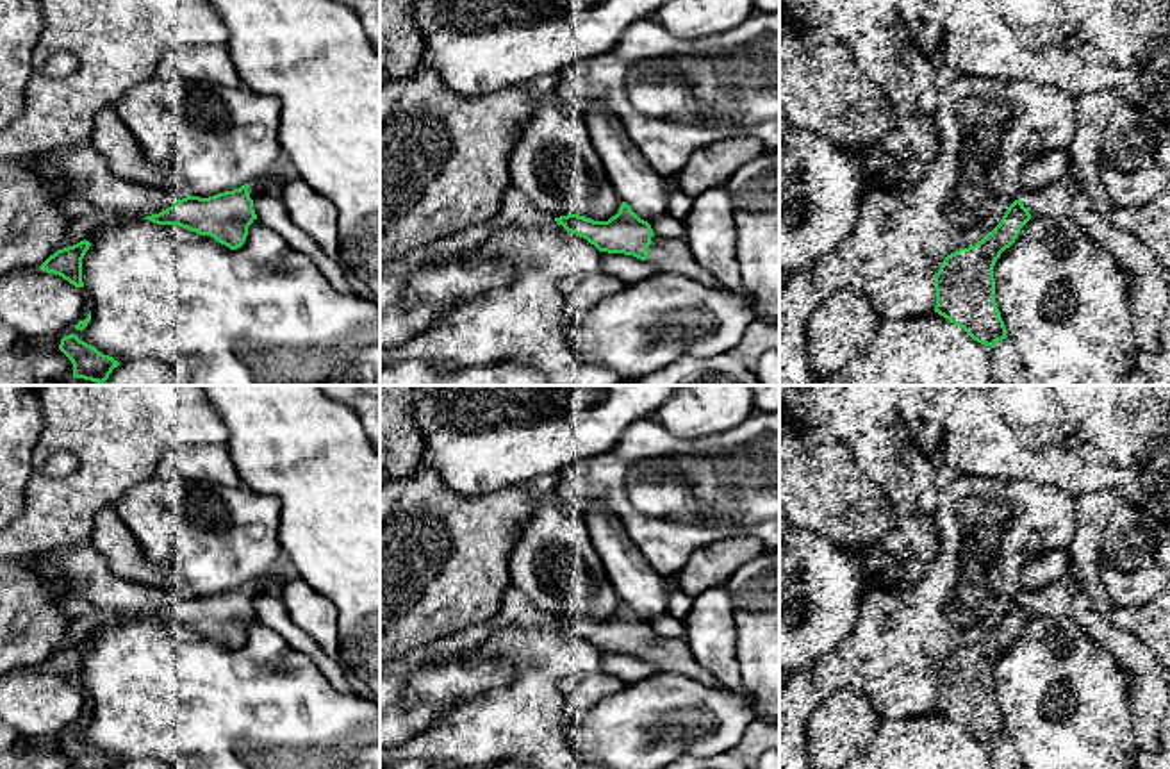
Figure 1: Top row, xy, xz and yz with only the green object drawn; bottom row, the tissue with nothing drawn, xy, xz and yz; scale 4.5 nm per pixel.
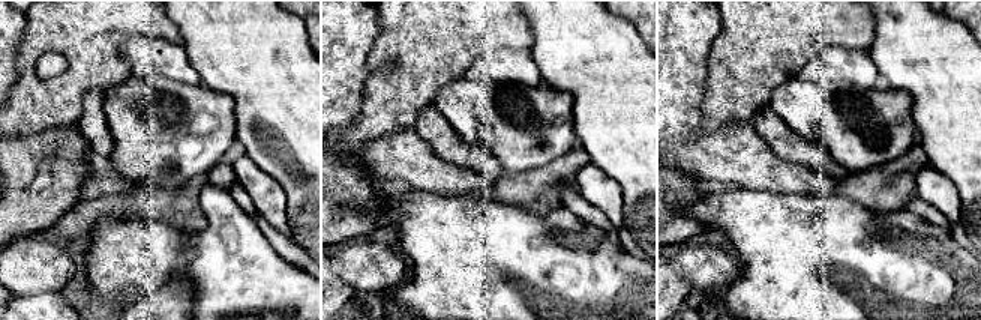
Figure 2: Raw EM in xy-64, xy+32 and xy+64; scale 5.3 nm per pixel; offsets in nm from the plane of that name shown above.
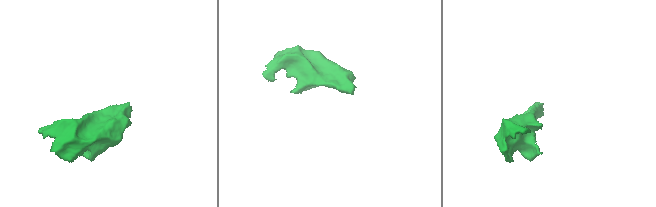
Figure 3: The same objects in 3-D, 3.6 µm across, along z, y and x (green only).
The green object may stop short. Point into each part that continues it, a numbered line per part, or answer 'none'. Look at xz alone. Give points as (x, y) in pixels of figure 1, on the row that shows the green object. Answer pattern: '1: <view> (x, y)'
1: xz (669, 256)

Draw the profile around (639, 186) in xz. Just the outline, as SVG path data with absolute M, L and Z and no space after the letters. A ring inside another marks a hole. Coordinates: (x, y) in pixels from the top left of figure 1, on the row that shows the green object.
M585 111L585 123L622 202L647 223L667 214L665 178L646 164L628 141L621 123L608 111Z

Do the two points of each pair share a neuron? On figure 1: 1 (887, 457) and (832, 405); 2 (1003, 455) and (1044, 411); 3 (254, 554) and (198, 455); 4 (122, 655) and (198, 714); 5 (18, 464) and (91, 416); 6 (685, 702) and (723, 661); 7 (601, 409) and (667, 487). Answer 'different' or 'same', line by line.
1: same
2: different
3: different
4: same
5: different
6: different
7: different

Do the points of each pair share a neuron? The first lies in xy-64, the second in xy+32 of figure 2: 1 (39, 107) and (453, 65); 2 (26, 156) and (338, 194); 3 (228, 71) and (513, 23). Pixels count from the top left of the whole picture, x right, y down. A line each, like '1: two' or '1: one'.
1: one
2: one
3: two

